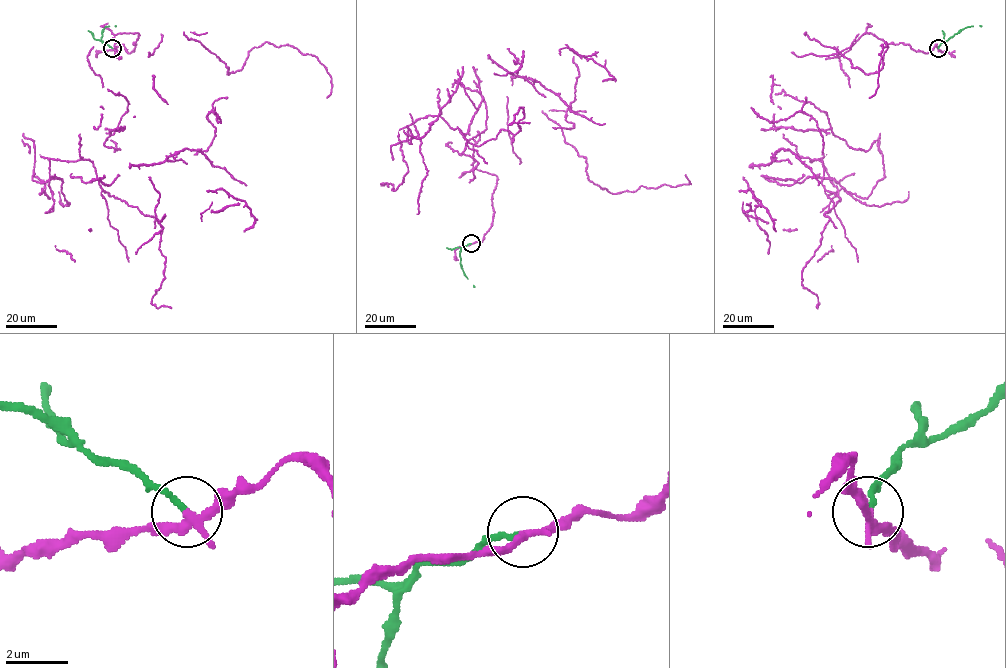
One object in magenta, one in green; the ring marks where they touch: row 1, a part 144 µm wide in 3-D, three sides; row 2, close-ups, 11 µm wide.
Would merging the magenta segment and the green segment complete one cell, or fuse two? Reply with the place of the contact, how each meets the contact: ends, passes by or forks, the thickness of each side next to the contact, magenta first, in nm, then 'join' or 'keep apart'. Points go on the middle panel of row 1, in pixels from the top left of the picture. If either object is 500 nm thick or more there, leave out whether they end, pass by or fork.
at (471, 243); magenta forks there; green ends there; 200 nm thick on the magenta side, 150 nm on the other; keep apart

